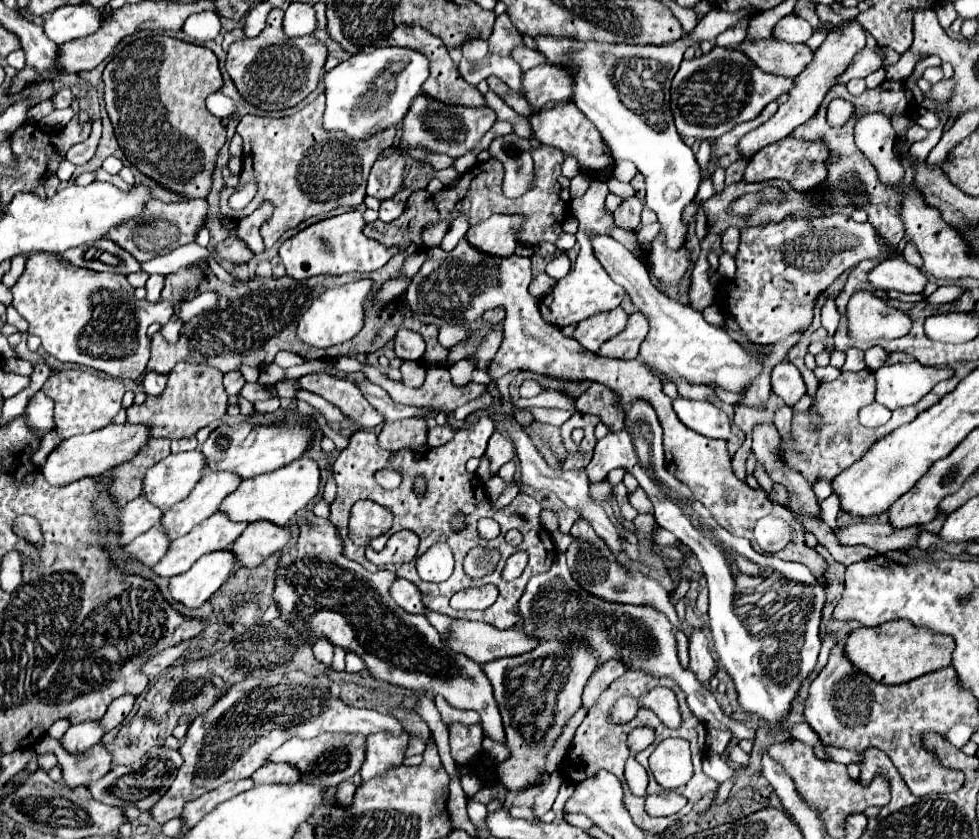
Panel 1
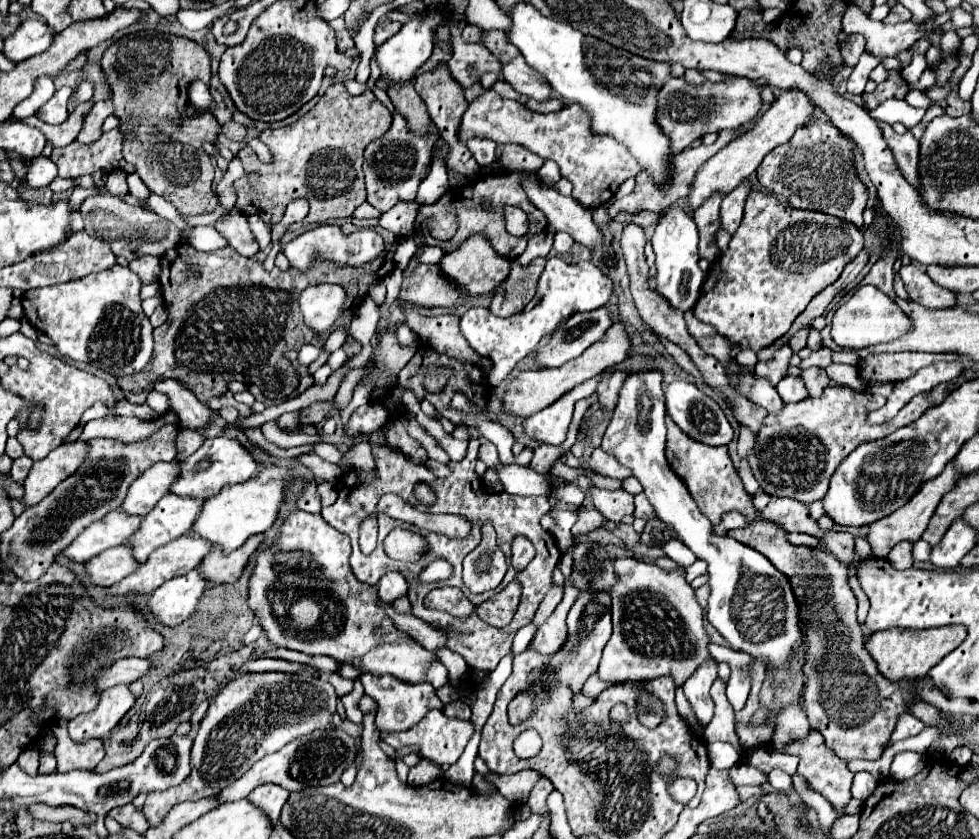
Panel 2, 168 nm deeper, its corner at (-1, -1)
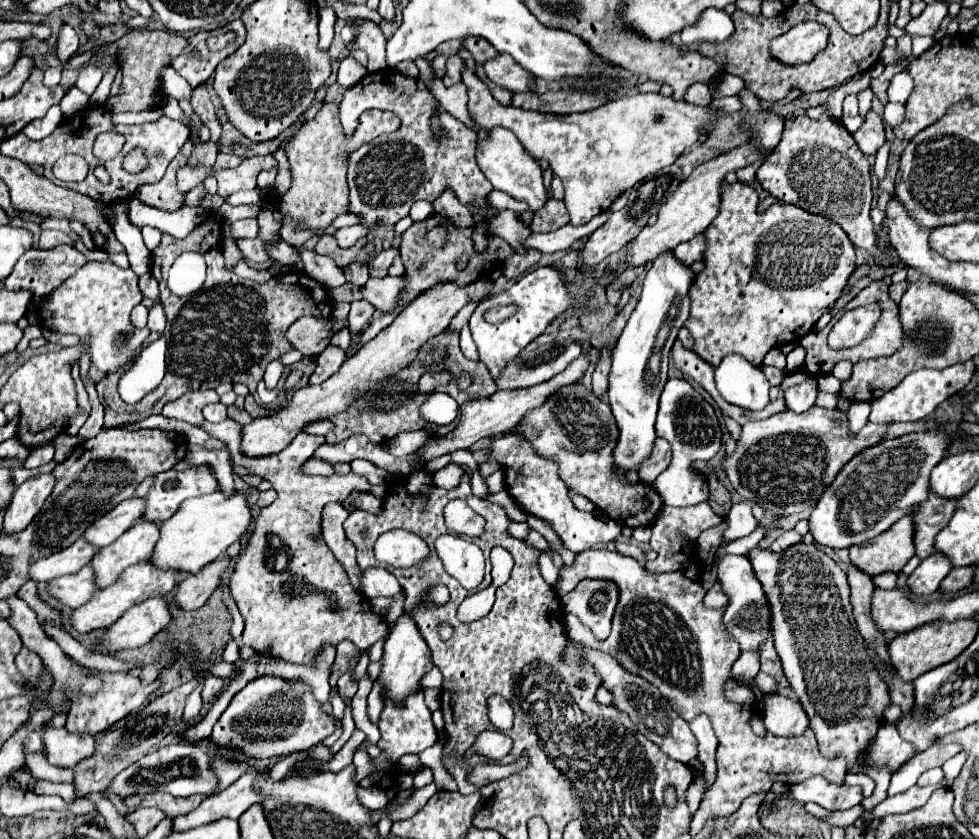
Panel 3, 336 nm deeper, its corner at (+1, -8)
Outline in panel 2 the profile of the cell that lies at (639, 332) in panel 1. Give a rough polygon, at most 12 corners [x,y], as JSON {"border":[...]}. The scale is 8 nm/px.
{"border":[[614,323],[578,359],[514,377],[506,411],[530,417],[628,357],[632,337]]}

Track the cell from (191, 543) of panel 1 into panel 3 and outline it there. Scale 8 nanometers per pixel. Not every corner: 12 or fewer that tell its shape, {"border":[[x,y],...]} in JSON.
{"border":[[126,568],[72,610],[72,628],[108,628],[128,608],[176,588],[176,570]]}

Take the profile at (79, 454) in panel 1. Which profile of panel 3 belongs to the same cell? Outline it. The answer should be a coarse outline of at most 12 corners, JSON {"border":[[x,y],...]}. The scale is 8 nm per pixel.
{"border":[[52,474],[16,488],[4,532],[24,530],[54,488]]}

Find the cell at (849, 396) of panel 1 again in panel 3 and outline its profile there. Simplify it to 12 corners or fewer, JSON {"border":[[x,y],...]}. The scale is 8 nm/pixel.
{"border":[[812,406],[744,424],[722,470],[774,516],[814,508],[888,424]]}

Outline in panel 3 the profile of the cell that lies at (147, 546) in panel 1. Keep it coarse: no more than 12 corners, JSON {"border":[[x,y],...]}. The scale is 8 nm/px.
{"border":[[92,568],[48,582],[48,594],[74,610],[98,590]]}

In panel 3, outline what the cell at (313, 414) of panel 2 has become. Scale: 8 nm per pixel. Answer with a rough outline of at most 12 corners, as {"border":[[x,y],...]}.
{"border":[[492,280],[422,292],[324,384],[242,426],[240,452],[278,454],[408,366]]}

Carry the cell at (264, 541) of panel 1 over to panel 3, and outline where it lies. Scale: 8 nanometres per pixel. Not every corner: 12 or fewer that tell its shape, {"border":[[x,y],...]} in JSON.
{"border":[[222,556],[186,574],[174,594],[182,610],[198,610],[228,568]]}

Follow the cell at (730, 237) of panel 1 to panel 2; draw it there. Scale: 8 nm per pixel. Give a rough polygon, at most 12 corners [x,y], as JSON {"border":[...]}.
{"border":[[750,183],[730,191],[720,209],[720,229],[734,235]]}

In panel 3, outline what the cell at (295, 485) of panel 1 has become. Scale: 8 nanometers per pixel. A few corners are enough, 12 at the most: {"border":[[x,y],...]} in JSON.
{"border":[[244,492],[192,498],[160,524],[160,570],[200,572],[250,526]]}

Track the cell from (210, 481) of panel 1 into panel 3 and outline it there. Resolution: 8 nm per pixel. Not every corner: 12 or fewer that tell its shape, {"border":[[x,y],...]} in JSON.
{"border":[[138,520],[96,552],[96,586],[112,584],[124,568],[146,562],[160,524]]}

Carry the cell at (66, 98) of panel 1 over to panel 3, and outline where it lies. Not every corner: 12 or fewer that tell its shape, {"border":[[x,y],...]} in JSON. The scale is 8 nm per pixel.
{"border":[[52,106],[44,118],[28,124],[30,140],[42,140],[60,126],[60,106]]}

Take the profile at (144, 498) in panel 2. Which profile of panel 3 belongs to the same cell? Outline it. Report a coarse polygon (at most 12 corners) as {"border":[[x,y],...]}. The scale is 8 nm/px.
{"border":[[124,500],[86,528],[82,538],[108,546],[142,518],[146,502]]}

